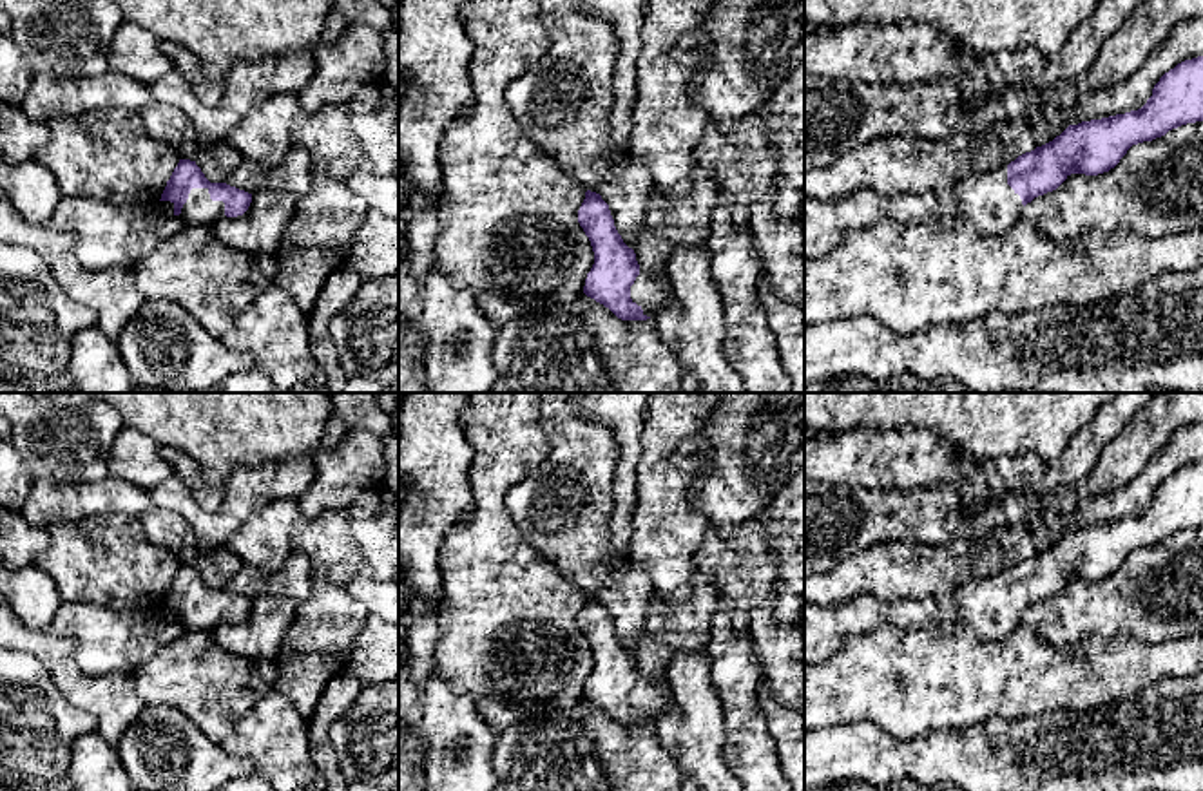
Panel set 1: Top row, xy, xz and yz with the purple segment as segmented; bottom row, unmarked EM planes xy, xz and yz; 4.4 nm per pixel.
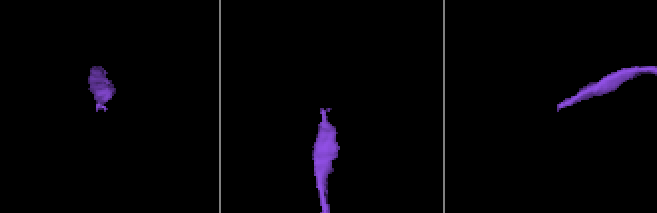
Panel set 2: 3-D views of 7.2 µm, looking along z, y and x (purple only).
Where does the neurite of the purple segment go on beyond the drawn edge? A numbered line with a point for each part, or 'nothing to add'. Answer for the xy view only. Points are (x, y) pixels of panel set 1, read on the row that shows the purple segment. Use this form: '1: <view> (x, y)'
1: xy (200, 209)

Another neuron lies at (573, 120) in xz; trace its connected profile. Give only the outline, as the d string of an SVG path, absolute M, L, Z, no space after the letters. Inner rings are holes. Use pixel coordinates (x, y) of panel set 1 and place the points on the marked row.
M540 0L540 22L549 33L549 45L522 78L507 85L505 100L529 139L558 159L582 190L602 195L623 243L636 250L652 179L630 154L621 165L612 165L616 139L611 125L611 80L618 58L616 29L589 14L576 0Z

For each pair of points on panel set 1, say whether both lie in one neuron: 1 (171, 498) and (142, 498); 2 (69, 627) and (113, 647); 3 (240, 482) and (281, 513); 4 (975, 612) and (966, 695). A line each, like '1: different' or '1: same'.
1: different
2: same
3: different
4: different

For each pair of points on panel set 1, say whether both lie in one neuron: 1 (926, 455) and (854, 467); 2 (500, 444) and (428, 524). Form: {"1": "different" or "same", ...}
{"1": "same", "2": "different"}

